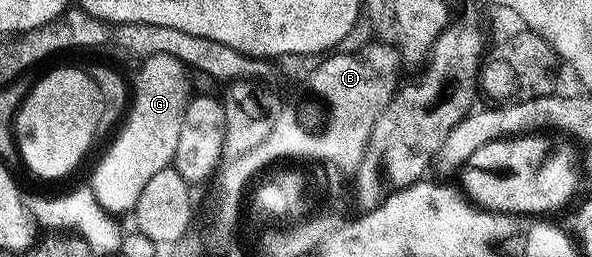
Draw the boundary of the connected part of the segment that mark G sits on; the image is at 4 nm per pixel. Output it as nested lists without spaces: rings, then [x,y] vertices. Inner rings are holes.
[[[152,55],[145,58],[141,65],[138,78],[132,81],[132,104],[128,116],[113,134],[114,142],[99,159],[88,182],[88,188],[94,193],[102,210],[111,215],[133,211],[136,199],[140,199],[140,191],[144,191],[152,175],[171,168],[184,111],[192,96],[188,70],[185,65],[172,59],[172,55]]]

